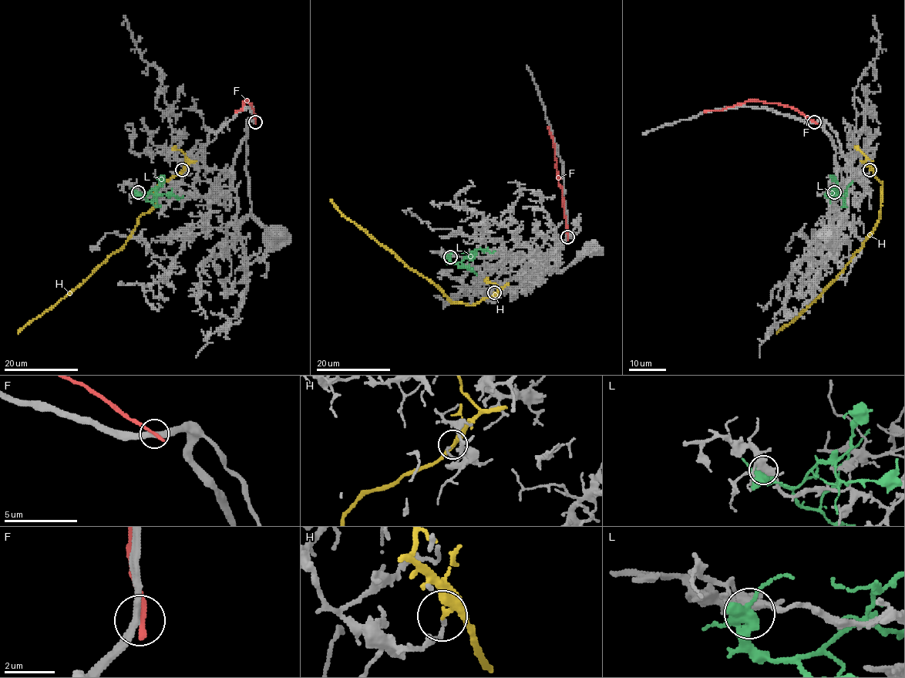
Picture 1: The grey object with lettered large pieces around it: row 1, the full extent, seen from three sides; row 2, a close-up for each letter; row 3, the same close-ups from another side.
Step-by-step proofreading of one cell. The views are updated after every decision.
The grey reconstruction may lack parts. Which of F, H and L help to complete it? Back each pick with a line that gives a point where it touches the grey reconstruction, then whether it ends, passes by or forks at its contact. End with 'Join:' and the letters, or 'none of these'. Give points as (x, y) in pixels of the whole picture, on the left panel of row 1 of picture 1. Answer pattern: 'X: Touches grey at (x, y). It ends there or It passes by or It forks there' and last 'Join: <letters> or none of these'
Join: none of these

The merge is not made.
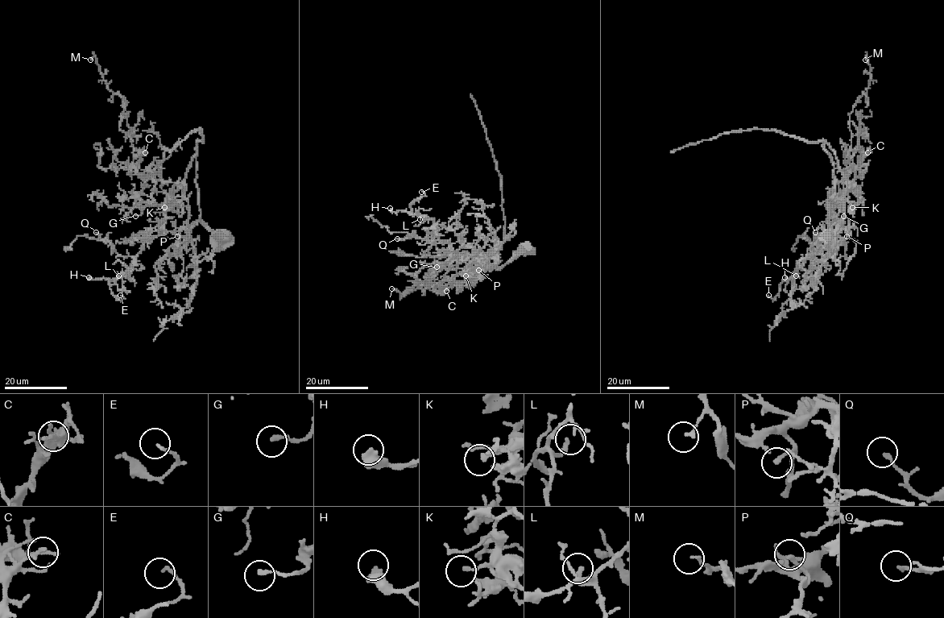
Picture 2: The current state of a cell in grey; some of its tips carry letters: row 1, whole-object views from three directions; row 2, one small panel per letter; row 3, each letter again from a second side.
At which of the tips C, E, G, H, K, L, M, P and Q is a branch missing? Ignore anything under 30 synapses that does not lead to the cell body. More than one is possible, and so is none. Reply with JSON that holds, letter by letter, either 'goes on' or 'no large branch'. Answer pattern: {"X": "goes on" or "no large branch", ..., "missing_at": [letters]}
{"C": "no large branch", "E": "no large branch", "G": "no large branch", "H": "no large branch", "K": "no large branch", "L": "no large branch", "M": "no large branch", "P": "no large branch", "Q": "no large branch", "missing_at": []}

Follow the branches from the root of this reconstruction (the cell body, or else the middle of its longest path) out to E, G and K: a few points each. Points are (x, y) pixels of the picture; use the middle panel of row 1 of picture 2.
E: (523, 248), (498, 269), (498, 246), (486, 258), (449, 252), (434, 222), (411, 213), (421, 192)
G: (523, 248), (498, 269), (498, 246), (498, 250), (491, 257), (464, 254), (453, 256), (442, 266), (436, 267)
K: (523, 248), (498, 269), (498, 246), (498, 250), (491, 257), (476, 255), (470, 263), (473, 268), (465, 275)

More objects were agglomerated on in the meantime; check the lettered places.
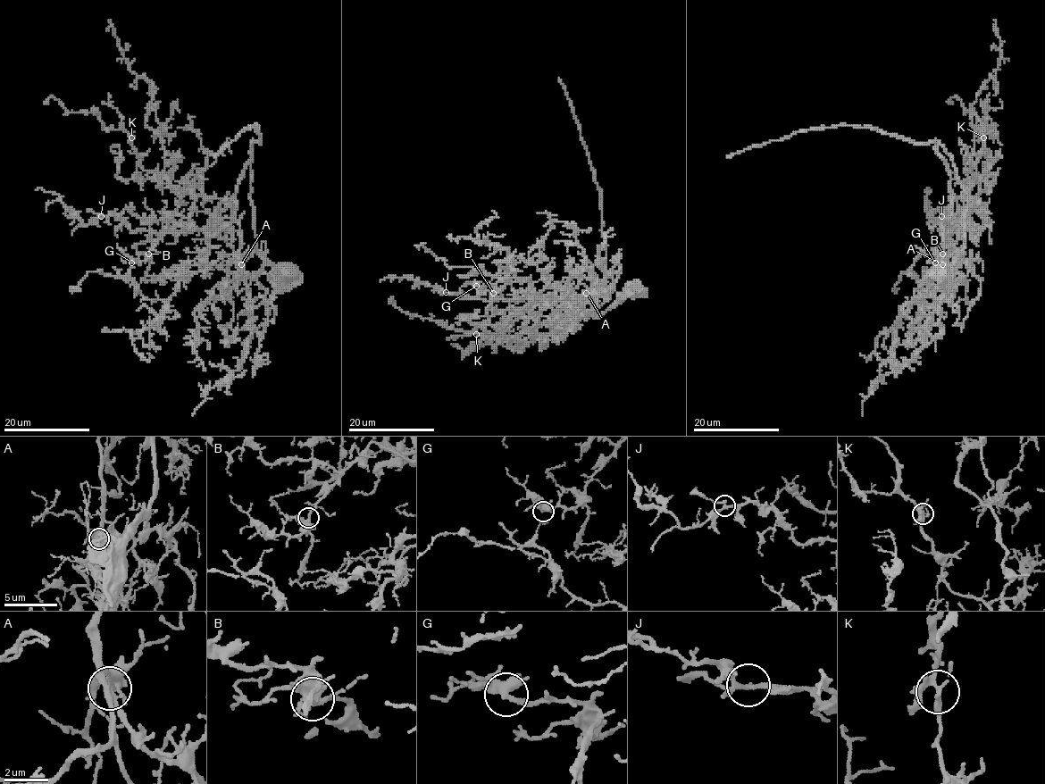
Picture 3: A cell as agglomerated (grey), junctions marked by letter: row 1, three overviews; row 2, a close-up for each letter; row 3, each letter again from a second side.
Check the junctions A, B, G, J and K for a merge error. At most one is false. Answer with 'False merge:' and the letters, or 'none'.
False merge: none

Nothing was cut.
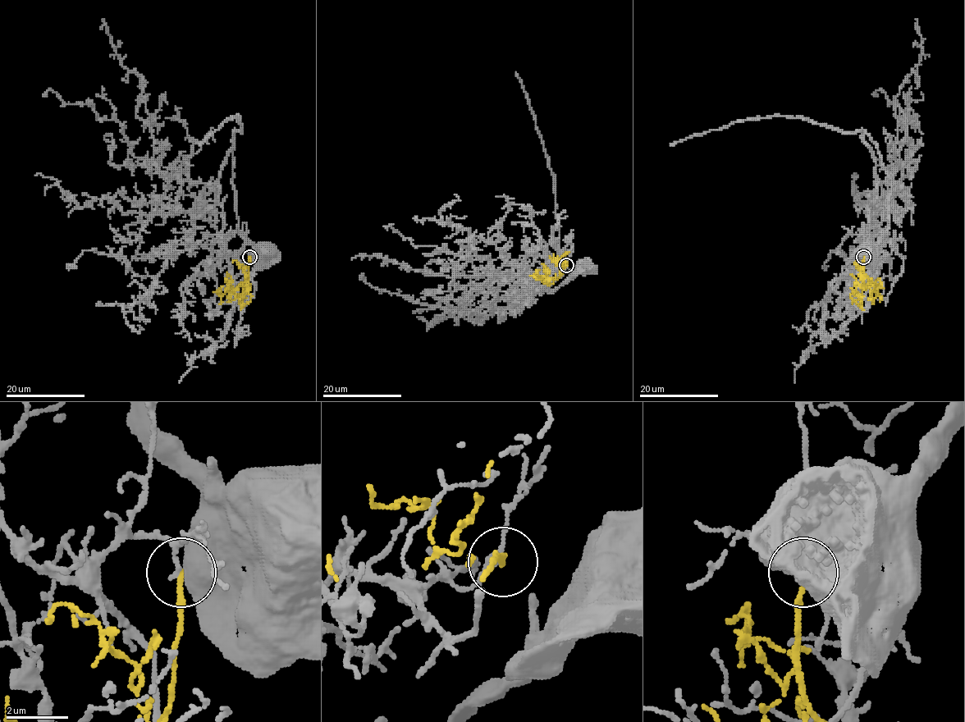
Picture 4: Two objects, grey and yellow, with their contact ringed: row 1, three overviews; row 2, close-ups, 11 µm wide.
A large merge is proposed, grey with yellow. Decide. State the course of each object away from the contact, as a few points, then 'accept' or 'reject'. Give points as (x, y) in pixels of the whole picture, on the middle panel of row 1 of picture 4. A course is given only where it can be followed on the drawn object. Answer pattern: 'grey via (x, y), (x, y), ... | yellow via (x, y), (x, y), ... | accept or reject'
grey via (565, 265), (561, 269), (546, 267), (539, 270), (535, 278), (544, 275), (550, 264), (549, 293), (582, 266) | yellow via (567, 265), (559, 277), (548, 277), (545, 271), (548, 268), (544, 264) | reject

